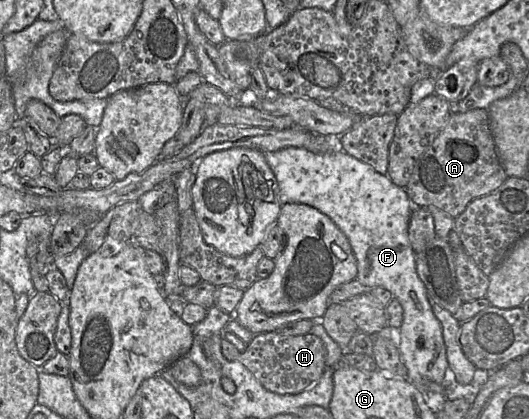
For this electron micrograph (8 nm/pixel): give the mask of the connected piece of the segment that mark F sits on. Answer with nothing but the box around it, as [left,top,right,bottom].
[264,147,450,385]

